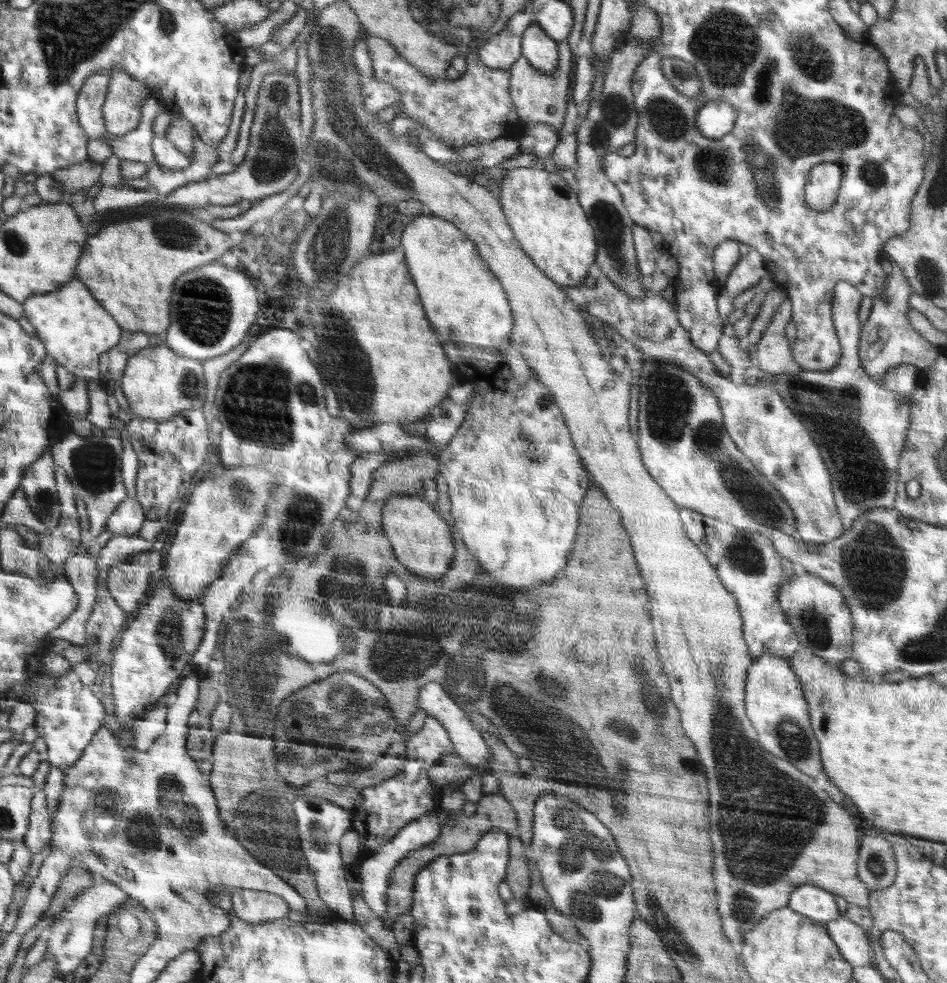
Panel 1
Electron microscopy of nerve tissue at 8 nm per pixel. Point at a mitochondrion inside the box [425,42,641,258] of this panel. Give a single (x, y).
(615, 112)

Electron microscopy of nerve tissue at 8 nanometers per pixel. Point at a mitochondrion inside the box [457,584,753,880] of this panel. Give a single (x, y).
(635, 730)

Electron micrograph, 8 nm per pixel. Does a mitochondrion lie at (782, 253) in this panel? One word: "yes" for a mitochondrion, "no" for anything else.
no

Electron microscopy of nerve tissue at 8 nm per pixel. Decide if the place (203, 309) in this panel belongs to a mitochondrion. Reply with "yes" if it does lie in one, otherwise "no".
yes

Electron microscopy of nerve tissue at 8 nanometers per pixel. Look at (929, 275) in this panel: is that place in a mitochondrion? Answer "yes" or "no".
yes

